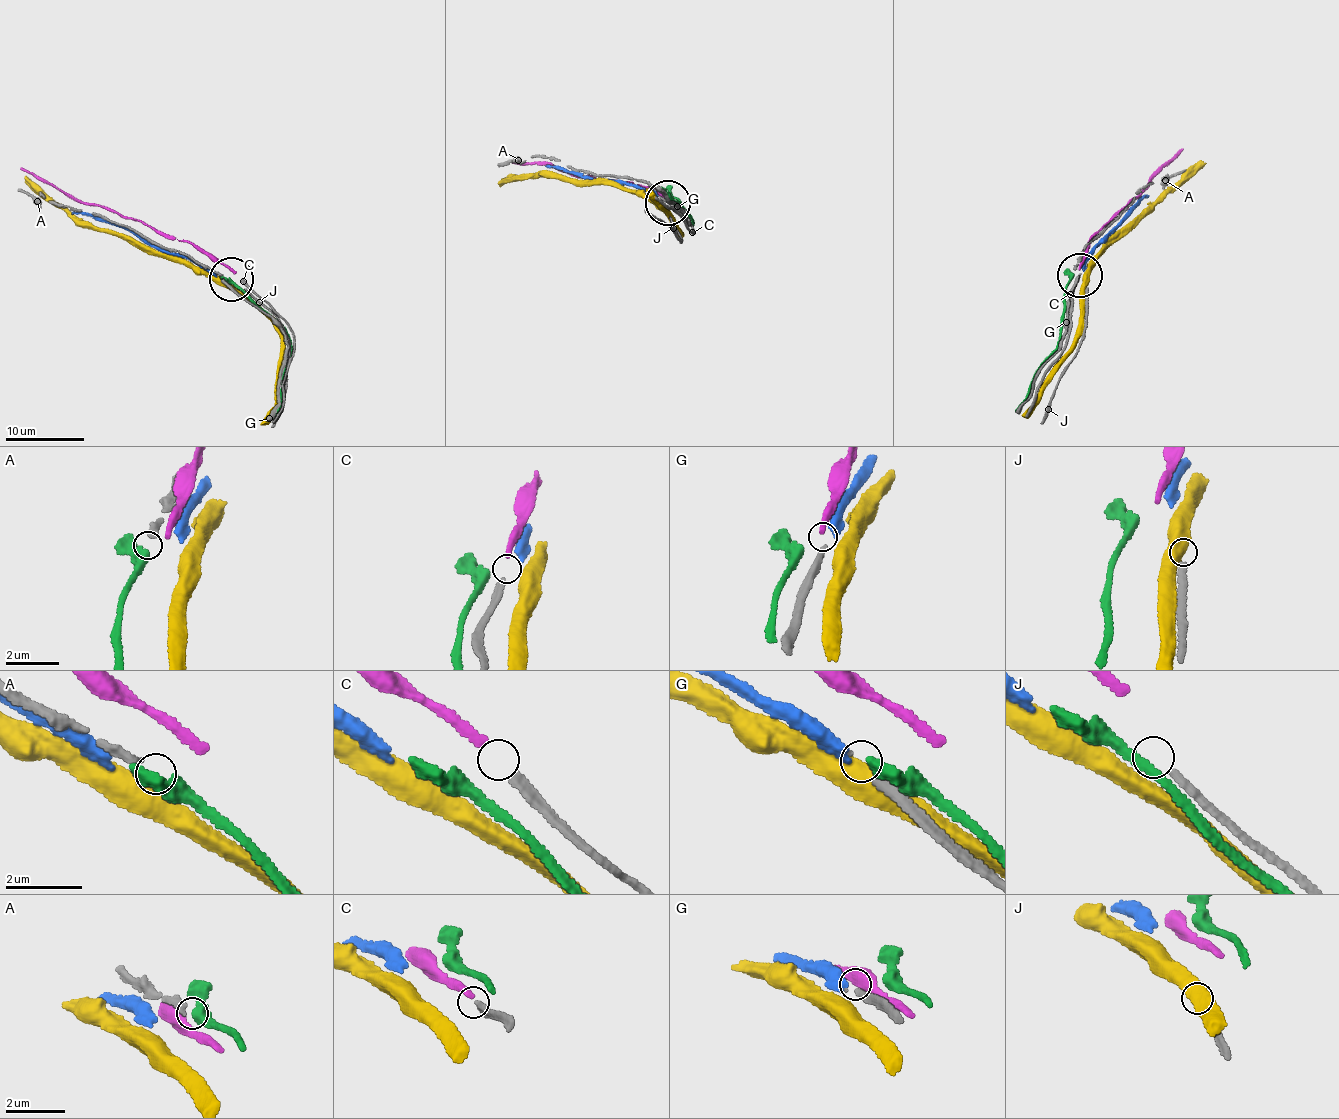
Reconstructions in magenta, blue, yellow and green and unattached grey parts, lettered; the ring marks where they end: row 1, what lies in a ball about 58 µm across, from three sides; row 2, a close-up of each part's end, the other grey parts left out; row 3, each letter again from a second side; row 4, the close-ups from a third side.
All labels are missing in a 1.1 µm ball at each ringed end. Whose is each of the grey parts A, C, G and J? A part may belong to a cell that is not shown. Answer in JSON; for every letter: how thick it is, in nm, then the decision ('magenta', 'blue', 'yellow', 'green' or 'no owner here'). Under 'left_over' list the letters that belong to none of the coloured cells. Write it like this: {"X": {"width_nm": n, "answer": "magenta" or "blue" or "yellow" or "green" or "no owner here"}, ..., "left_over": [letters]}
{"A": {"width_nm": 240, "answer": "green"}, "C": {"width_nm": 240, "answer": "magenta"}, "G": {"width_nm": 280, "answer": "blue"}, "J": {"width_nm": 240, "answer": "no owner here"}, "left_over": ["J"]}

